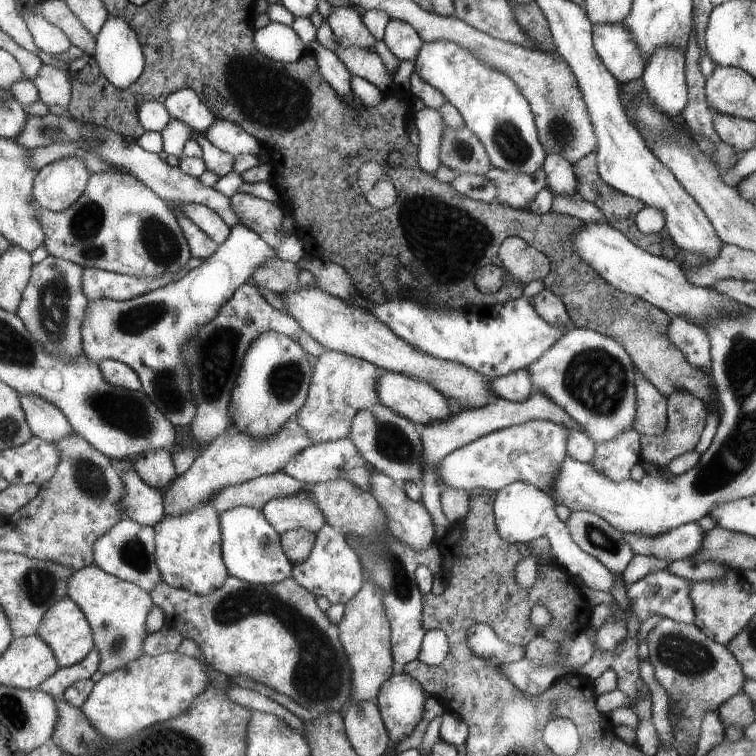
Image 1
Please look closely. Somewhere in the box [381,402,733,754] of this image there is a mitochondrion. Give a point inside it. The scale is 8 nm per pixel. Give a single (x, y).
(678, 652)

